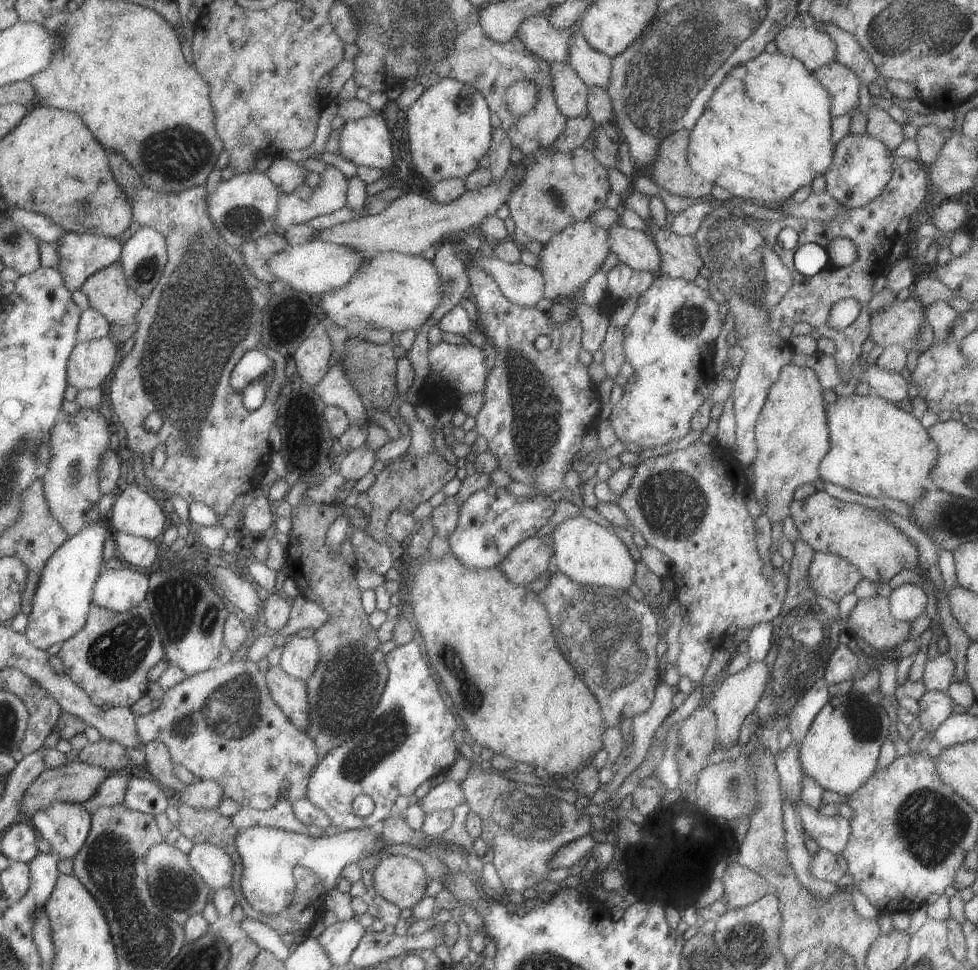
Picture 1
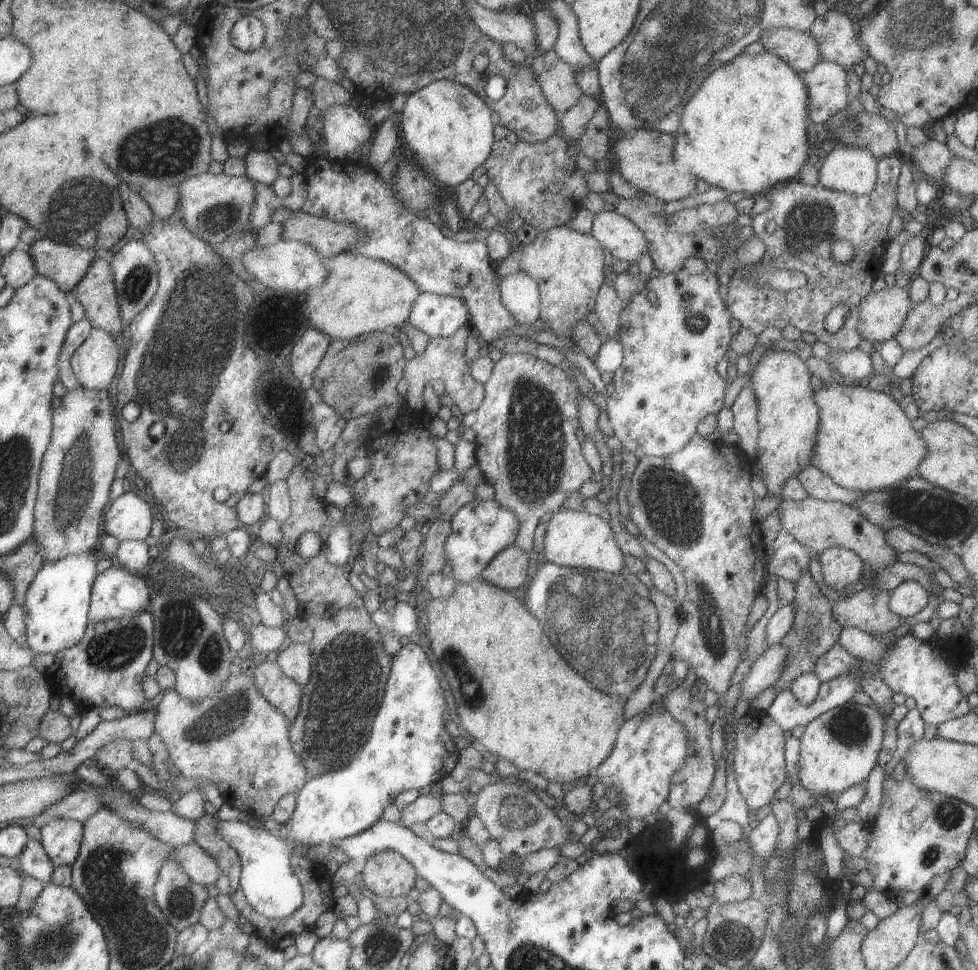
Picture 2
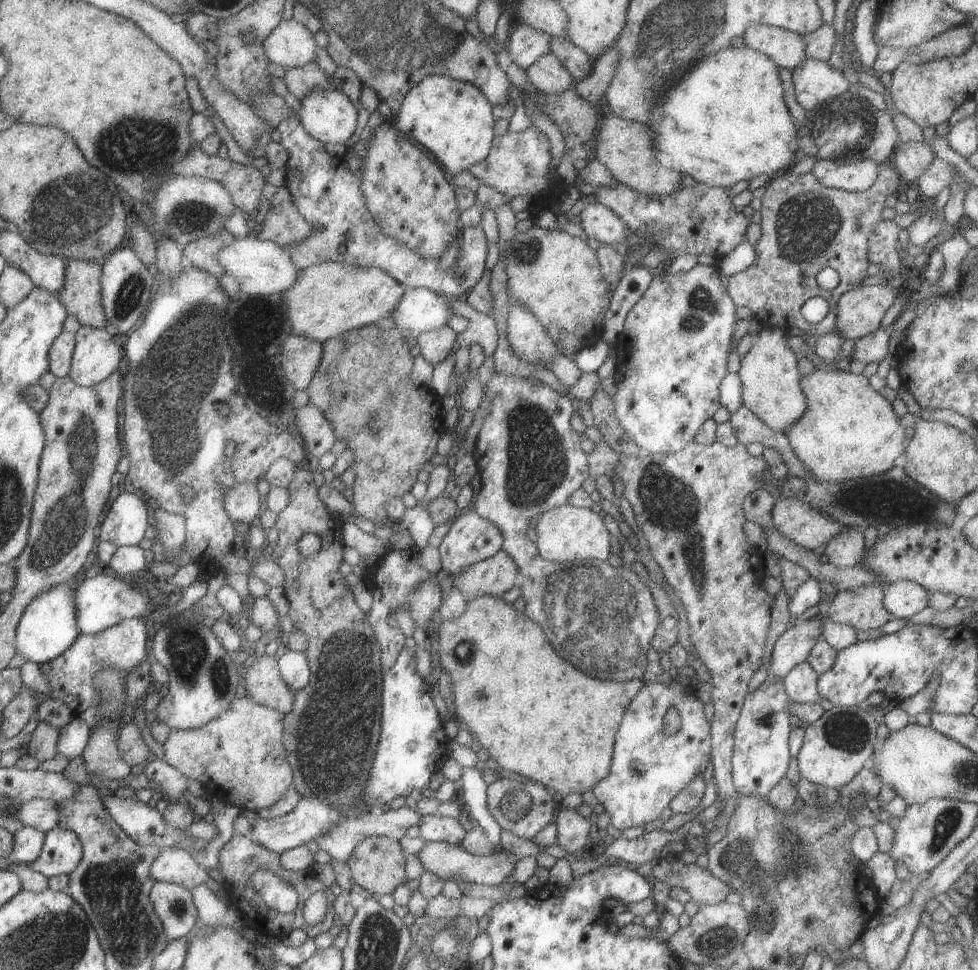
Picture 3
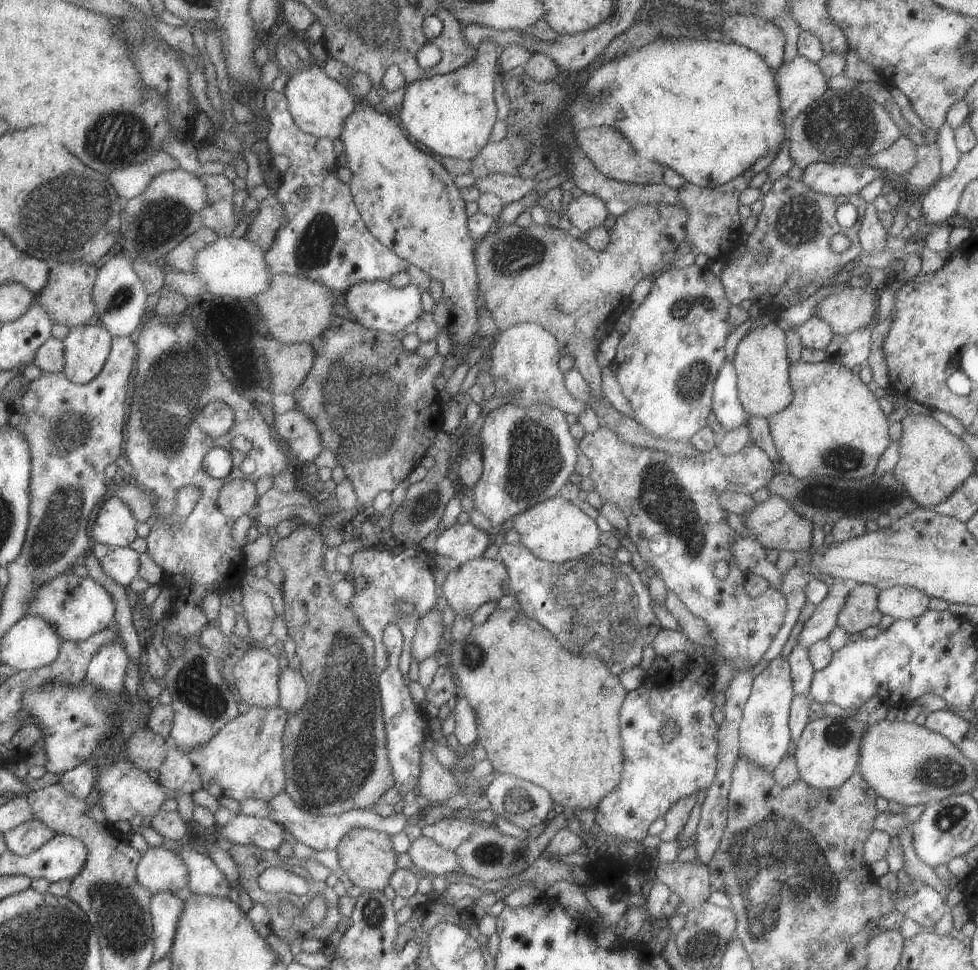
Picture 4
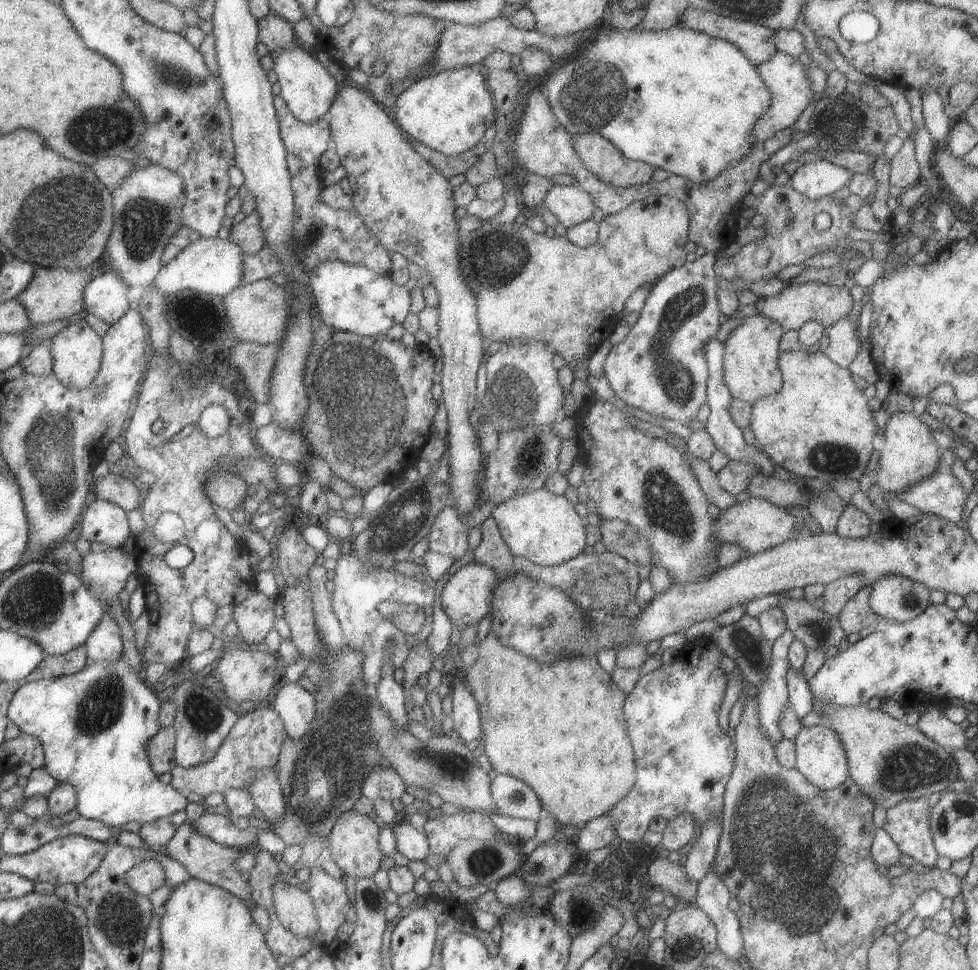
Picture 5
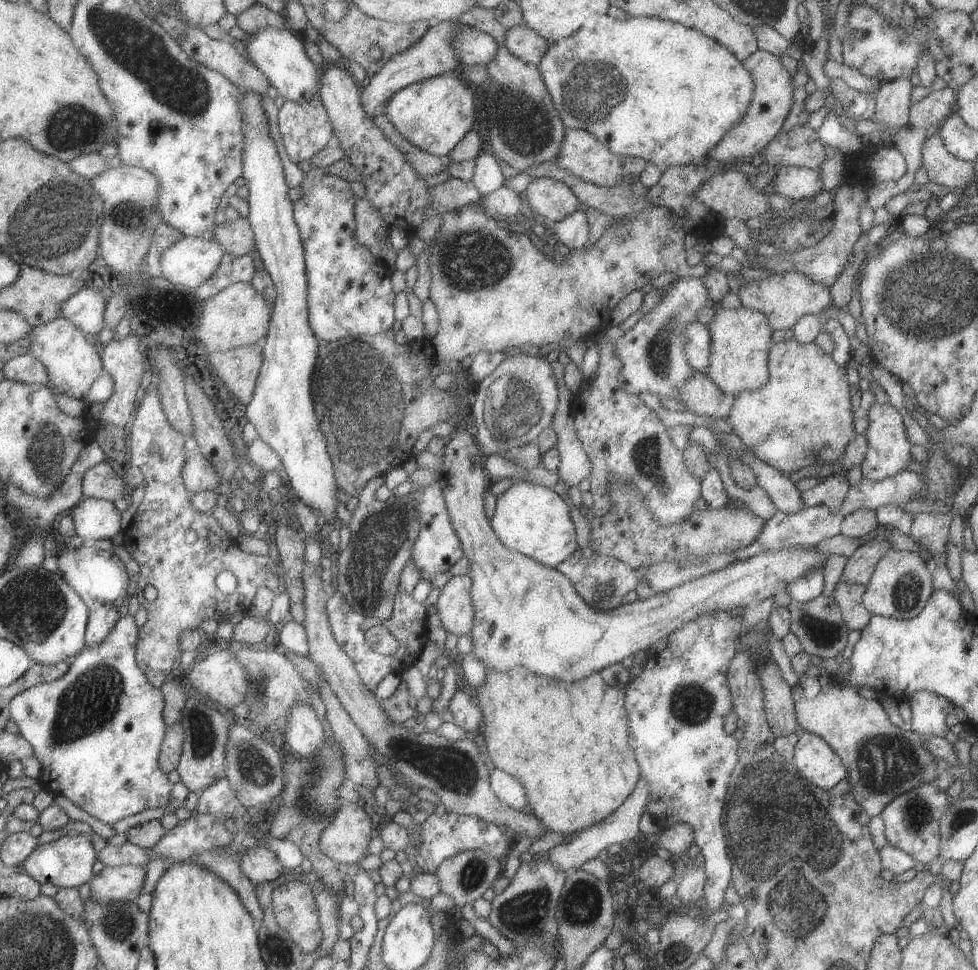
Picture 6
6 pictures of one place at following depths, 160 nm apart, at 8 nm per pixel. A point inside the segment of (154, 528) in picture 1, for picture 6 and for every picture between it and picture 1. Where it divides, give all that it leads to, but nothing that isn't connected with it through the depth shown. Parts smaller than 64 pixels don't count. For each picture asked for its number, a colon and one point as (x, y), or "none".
2: (130, 518)
3: (130, 515)
4: (116, 527)
5: (105, 522)
6: (95, 519)

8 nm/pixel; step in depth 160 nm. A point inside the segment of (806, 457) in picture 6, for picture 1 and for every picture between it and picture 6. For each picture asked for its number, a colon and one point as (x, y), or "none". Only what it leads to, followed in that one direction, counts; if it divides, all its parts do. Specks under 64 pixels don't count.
1: (876, 449)
2: (864, 442)
3: (848, 431)
4: (833, 427)
5: (819, 425)

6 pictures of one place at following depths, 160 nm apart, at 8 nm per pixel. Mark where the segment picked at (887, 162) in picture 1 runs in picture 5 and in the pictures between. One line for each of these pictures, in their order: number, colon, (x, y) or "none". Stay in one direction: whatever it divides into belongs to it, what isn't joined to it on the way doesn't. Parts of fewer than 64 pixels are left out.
2: (851, 169)
3: (858, 176)
4: (832, 179)
5: (817, 179)

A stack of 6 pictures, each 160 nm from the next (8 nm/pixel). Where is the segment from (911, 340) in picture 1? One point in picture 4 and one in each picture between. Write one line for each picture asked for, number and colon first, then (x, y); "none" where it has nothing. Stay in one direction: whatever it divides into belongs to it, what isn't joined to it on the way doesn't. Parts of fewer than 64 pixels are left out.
2: (881, 314)
3: (858, 313)
4: (847, 309)

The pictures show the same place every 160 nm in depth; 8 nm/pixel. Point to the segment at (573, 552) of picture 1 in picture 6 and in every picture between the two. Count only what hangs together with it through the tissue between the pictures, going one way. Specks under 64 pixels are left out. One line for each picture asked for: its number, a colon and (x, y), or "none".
2: (580, 540)
3: (566, 533)
4: (554, 531)
5: (543, 528)
6: (532, 520)

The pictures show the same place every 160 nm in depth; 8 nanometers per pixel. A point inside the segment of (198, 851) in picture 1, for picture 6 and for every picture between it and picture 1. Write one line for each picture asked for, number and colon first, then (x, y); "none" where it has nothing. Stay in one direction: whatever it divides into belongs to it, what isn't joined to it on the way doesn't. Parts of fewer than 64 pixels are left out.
2: (198, 863)
3: (176, 865)
4: (160, 870)
5: (148, 876)
6: (123, 883)

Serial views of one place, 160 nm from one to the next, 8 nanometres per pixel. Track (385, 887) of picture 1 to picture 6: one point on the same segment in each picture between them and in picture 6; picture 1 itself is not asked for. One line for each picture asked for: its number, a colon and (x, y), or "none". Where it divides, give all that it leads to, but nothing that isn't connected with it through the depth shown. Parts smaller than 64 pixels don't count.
2: (386, 874)
3: (377, 864)
4: (366, 857)
5: (353, 842)
6: (344, 841)

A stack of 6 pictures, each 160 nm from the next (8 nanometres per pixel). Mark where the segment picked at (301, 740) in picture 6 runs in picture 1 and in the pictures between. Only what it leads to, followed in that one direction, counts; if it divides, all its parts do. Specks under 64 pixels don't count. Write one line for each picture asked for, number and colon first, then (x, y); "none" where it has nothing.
1: (299, 656)
2: (296, 660)
3: (295, 666)
4: (294, 689)
5: (296, 706)

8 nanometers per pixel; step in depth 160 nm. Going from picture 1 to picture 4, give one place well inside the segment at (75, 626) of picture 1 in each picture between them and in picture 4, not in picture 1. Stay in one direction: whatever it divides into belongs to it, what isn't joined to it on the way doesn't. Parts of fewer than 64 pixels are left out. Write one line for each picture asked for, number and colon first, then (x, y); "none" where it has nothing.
2: (57, 608)
3: (50, 626)
4: (33, 643)

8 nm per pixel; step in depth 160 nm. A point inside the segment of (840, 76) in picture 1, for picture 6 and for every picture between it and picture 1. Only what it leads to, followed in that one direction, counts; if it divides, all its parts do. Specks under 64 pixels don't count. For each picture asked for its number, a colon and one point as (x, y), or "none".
2: (826, 84)
3: (814, 81)
4: (799, 82)
5: (785, 77)
6: (765, 115)

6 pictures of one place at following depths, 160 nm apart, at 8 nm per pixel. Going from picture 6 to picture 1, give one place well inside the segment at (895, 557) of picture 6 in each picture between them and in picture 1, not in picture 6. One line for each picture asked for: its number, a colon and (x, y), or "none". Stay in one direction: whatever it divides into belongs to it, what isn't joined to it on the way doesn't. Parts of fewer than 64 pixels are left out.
1: (907, 601)
2: (908, 598)
3: (902, 599)
4: (899, 602)
5: (893, 598)

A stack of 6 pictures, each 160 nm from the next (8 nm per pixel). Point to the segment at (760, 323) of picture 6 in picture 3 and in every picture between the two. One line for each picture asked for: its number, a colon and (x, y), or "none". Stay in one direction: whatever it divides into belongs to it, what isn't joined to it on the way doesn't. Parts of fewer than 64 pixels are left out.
3: (770, 382)
4: (761, 365)
5: (750, 371)

